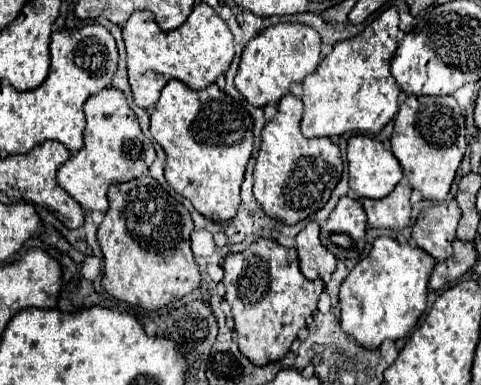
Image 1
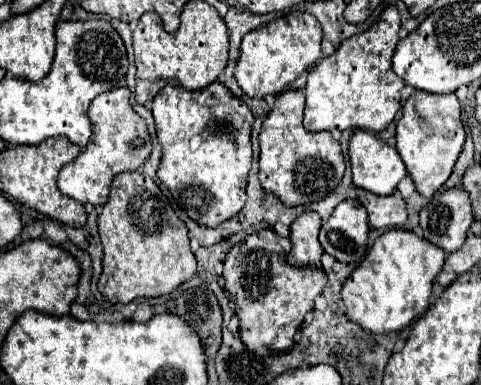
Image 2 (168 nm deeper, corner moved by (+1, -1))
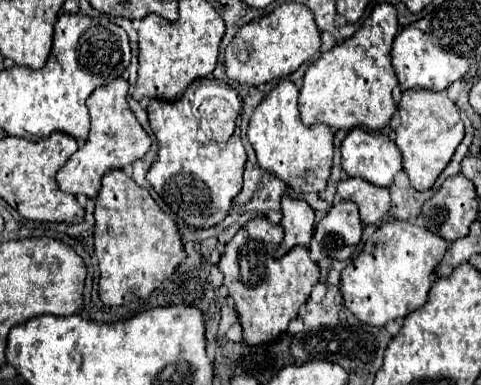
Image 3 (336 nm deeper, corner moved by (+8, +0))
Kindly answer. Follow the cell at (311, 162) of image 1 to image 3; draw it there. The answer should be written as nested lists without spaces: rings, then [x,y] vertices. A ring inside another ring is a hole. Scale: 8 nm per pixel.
[[[282,79],[254,109],[248,123],[248,141],[252,143],[260,167],[280,177],[298,193],[322,191],[332,169],[332,139],[334,131],[330,125],[304,125],[298,111],[298,87]]]

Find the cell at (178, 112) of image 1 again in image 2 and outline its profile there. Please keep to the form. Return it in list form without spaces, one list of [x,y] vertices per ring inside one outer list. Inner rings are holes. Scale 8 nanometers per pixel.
[[[219,82],[203,90],[189,92],[181,86],[167,84],[153,100],[153,118],[157,140],[163,148],[159,164],[159,180],[169,188],[177,204],[191,220],[201,226],[217,228],[225,220],[239,214],[245,206],[247,172],[251,170],[249,122],[235,122],[235,116],[251,112]],[[201,136],[201,140],[193,140]]]

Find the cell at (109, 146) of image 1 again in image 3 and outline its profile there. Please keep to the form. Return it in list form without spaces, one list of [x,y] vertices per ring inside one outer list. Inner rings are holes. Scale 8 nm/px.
[[[118,77],[110,81],[108,85],[98,87],[86,101],[90,117],[92,117],[92,127],[88,139],[80,145],[80,149],[66,161],[66,165],[58,171],[58,185],[62,191],[70,195],[86,195],[86,197],[96,197],[100,191],[100,179],[106,171],[110,169],[120,169],[126,163],[134,163],[142,159],[150,151],[150,137],[142,129],[142,125],[136,121],[134,113],[128,107],[126,101],[128,95],[128,81],[124,77]]]

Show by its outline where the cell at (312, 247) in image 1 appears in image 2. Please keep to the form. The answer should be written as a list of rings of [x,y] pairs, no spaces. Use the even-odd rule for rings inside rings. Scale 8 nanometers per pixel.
[[[307,212],[291,224],[289,238],[293,244],[293,250],[286,256],[286,260],[291,266],[295,266],[295,268],[305,268],[305,266],[321,268],[323,248],[317,240],[319,228],[321,228],[321,218],[315,212]]]

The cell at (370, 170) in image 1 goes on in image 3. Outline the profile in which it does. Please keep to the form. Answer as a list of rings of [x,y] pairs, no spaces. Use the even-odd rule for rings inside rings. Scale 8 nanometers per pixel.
[[[352,129],[342,141],[342,169],[350,177],[362,177],[378,187],[390,187],[394,175],[402,169],[402,153],[386,135],[374,135],[364,129]]]

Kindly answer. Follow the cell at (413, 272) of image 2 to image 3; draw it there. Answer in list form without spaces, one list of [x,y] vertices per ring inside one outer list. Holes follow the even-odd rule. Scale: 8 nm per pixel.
[[[388,219],[370,235],[360,255],[342,271],[340,291],[346,307],[360,321],[376,327],[382,327],[392,319],[404,319],[408,313],[426,303],[426,295],[432,285],[432,273],[446,249],[448,241],[436,233],[430,233],[426,227],[418,227],[400,219]]]

